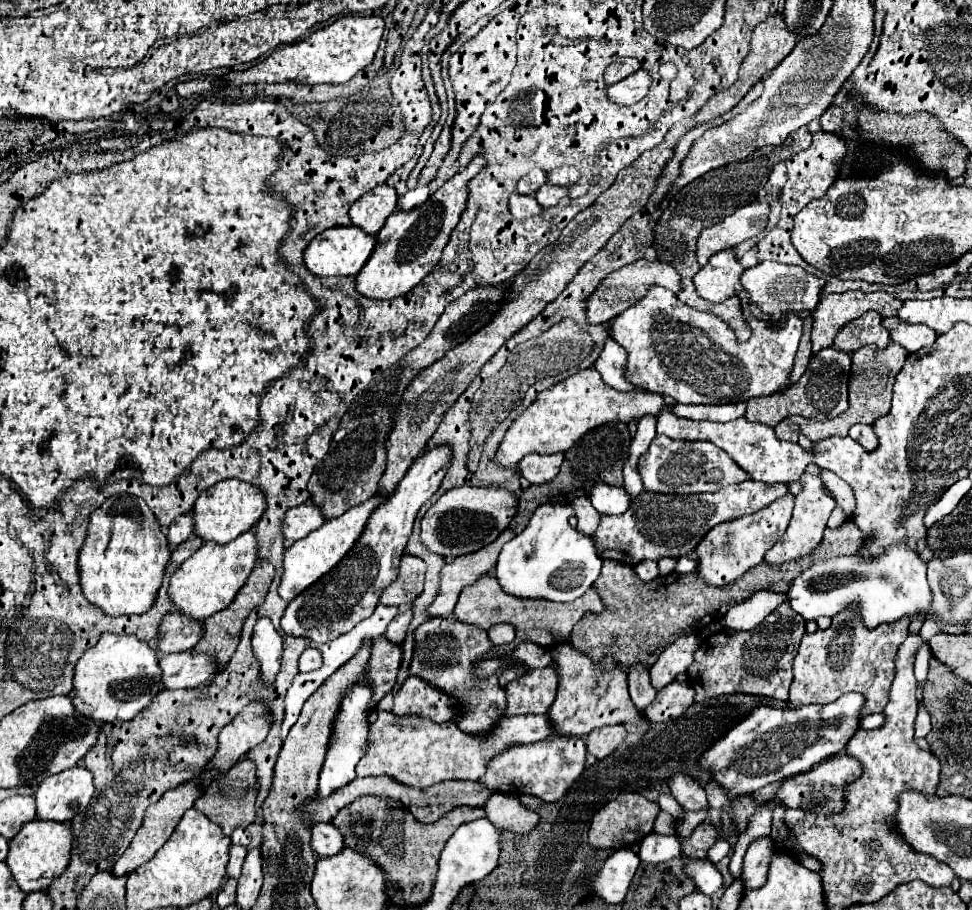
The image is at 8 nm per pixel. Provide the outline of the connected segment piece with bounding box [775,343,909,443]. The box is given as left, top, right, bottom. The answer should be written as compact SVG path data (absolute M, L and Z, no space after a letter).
M891 343L885 349L879 349L877 345L861 347L859 351L853 353L851 375L849 375L849 407L847 407L847 411L841 413L841 415L837 415L835 419L823 421L823 423L821 421L813 421L813 419L805 419L801 415L793 415L793 417L787 417L785 421L781 421L775 427L775 435L779 439L783 439L783 441L797 443L797 433L793 433L789 429L789 423L799 423L801 425L801 433L815 443L815 441L823 441L823 439L833 437L833 435L843 437L843 435L847 435L849 427L855 425L855 423L869 423L871 425L877 417L883 417L883 415L889 413L889 409L891 409L893 381L895 381L895 375L899 373L899 369L903 367L907 355L909 355L907 349L903 349L897 343Z

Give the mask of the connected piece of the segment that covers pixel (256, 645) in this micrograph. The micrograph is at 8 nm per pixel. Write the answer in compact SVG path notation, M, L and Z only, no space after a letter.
M259 617L255 623L255 631L251 637L253 655L259 661L261 669L261 681L265 685L273 685L277 679L277 673L281 669L281 657L285 649L285 639L279 635L269 621L269 617Z

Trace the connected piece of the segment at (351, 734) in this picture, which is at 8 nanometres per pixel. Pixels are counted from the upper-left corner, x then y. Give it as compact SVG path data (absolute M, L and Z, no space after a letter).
M361 677L355 683L355 687L351 687L347 691L347 697L343 697L343 705L341 705L339 717L335 721L335 733L331 737L331 745L329 745L325 763L323 763L321 773L319 773L317 793L321 797L331 795L335 789L339 789L339 787L343 787L355 779L355 765L363 757L365 743L367 743L367 721L369 721L367 701L369 701L369 697L371 697L371 689L369 689L369 681L365 677Z

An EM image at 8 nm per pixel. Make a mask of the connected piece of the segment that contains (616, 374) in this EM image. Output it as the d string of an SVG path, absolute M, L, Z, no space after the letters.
M611 337L605 341L601 355L595 361L595 369L601 373L603 381L619 391L631 391L637 389L635 385L627 383L623 377L623 369L625 369L625 359L627 353L623 347L617 345L617 341L613 341Z

